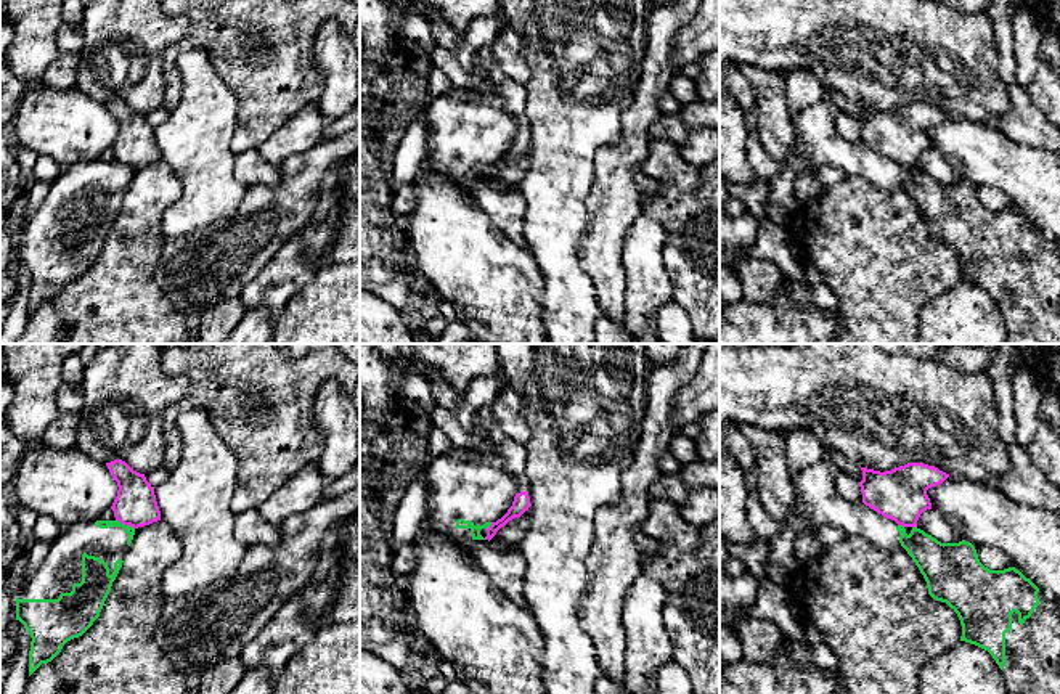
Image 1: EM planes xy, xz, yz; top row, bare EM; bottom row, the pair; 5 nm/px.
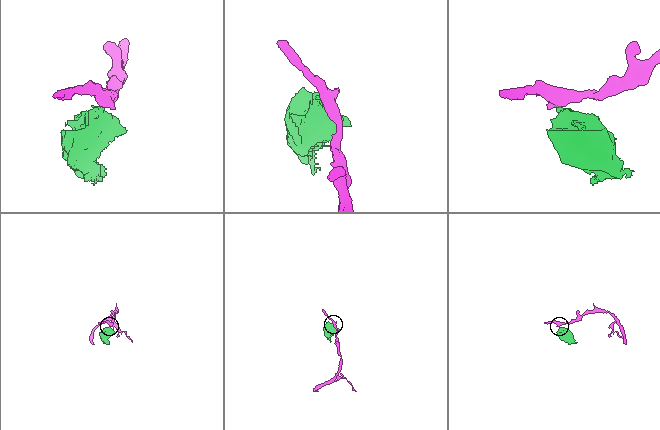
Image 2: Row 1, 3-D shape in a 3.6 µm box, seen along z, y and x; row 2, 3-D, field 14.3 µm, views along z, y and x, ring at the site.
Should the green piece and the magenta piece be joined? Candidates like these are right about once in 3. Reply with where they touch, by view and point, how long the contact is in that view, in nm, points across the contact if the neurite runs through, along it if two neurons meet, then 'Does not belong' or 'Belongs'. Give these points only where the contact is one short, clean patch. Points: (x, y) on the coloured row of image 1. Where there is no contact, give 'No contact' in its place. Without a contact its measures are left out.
Touches green at xy (126, 526). Shared border 110 nm. Boundary: xy (116, 519), (134, 529). Does not belong

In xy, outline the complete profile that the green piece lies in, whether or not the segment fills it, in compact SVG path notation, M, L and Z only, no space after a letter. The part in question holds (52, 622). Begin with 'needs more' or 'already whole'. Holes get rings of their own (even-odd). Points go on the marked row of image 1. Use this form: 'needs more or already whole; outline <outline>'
needs more; outline M84 520L50 543L31 580L16 591L16 620L31 633L29 676L100 617L135 529L119 520Z

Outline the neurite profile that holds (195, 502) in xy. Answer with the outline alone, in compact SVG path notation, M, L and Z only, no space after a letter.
M185 408L177 416L177 427L183 439L181 461L154 488L161 520L181 543L180 557L162 574L165 598L233 575L249 548L234 537L236 453L204 410Z

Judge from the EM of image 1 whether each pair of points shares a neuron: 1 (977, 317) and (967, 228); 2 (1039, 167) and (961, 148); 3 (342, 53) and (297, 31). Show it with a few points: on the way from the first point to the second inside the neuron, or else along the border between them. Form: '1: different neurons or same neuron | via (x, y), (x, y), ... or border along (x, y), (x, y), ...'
1: different neurons | border along (961, 280), (983, 288), (999, 312)
2: same neuron | via (1020, 167), (988, 158), (980, 151)
3: different neurons | border along (333, 18), (315, 34), (313, 65), (320, 77)

